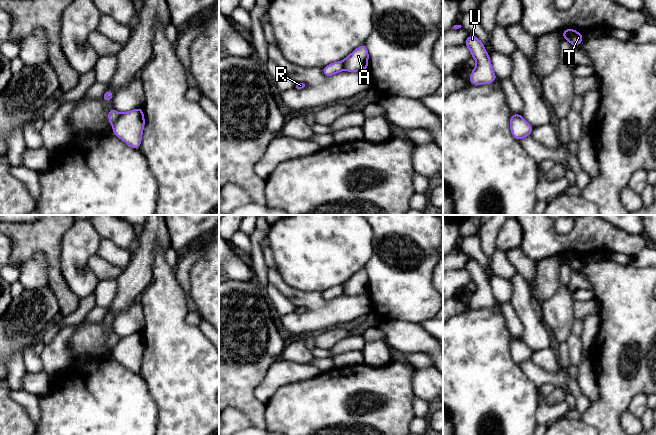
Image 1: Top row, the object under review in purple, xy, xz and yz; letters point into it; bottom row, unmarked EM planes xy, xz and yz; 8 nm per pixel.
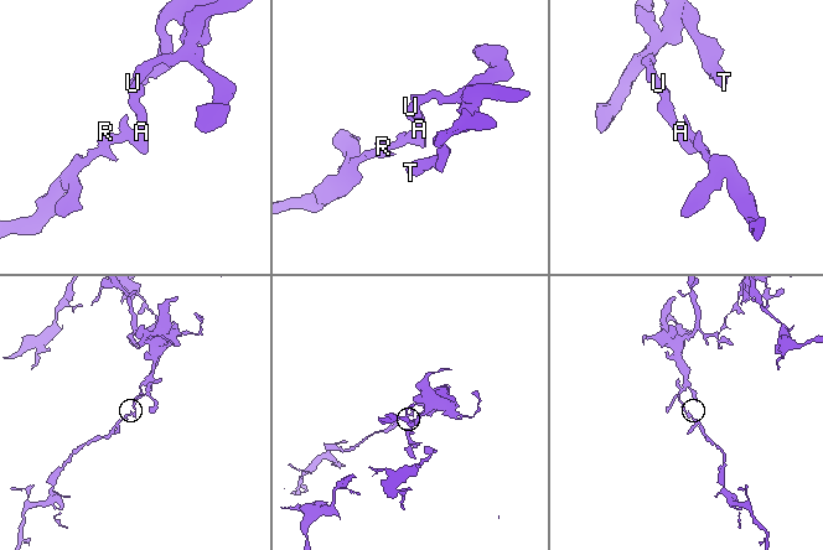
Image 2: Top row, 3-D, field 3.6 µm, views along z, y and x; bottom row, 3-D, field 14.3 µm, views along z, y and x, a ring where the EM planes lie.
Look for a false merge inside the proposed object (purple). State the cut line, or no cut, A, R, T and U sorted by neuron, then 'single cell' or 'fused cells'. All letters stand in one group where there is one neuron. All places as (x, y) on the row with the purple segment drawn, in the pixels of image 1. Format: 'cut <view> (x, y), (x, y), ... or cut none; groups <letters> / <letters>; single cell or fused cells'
cut xy (120, 114), (112, 124); groups A T U / R; fused cells

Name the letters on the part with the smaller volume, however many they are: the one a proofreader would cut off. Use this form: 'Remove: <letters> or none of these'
Remove: R

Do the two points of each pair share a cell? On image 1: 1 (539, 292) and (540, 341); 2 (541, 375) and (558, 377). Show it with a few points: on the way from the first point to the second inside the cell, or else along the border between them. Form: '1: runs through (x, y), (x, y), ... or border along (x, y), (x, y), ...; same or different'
1: border along (528, 284), (531, 298); different
2: runs through (545, 377), (554, 377); same

